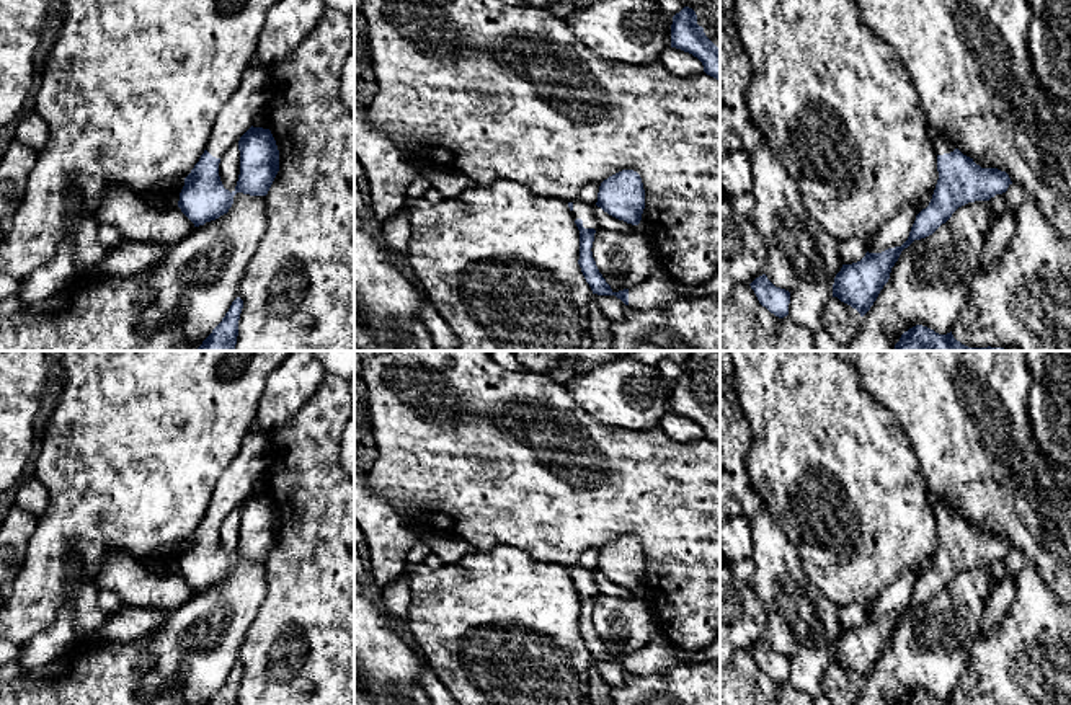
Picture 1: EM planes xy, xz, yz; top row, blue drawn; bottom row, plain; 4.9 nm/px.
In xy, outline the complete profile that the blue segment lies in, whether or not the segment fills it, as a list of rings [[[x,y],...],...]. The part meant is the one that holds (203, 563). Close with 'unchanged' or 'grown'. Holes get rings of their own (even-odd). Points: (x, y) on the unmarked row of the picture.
[[[251,429],[243,439],[237,457],[229,463],[229,467],[216,481],[207,512],[191,539],[184,543],[184,552],[178,566],[178,573],[194,589],[194,592],[204,591],[206,588],[216,586],[227,579],[237,558],[250,561],[268,560],[279,537],[279,516],[271,496],[255,493],[253,486],[269,468],[271,454],[273,444],[269,436],[266,436],[261,429]],[[235,509],[240,516],[240,540],[235,555],[230,558],[220,547],[219,529],[225,517]]]; grown

